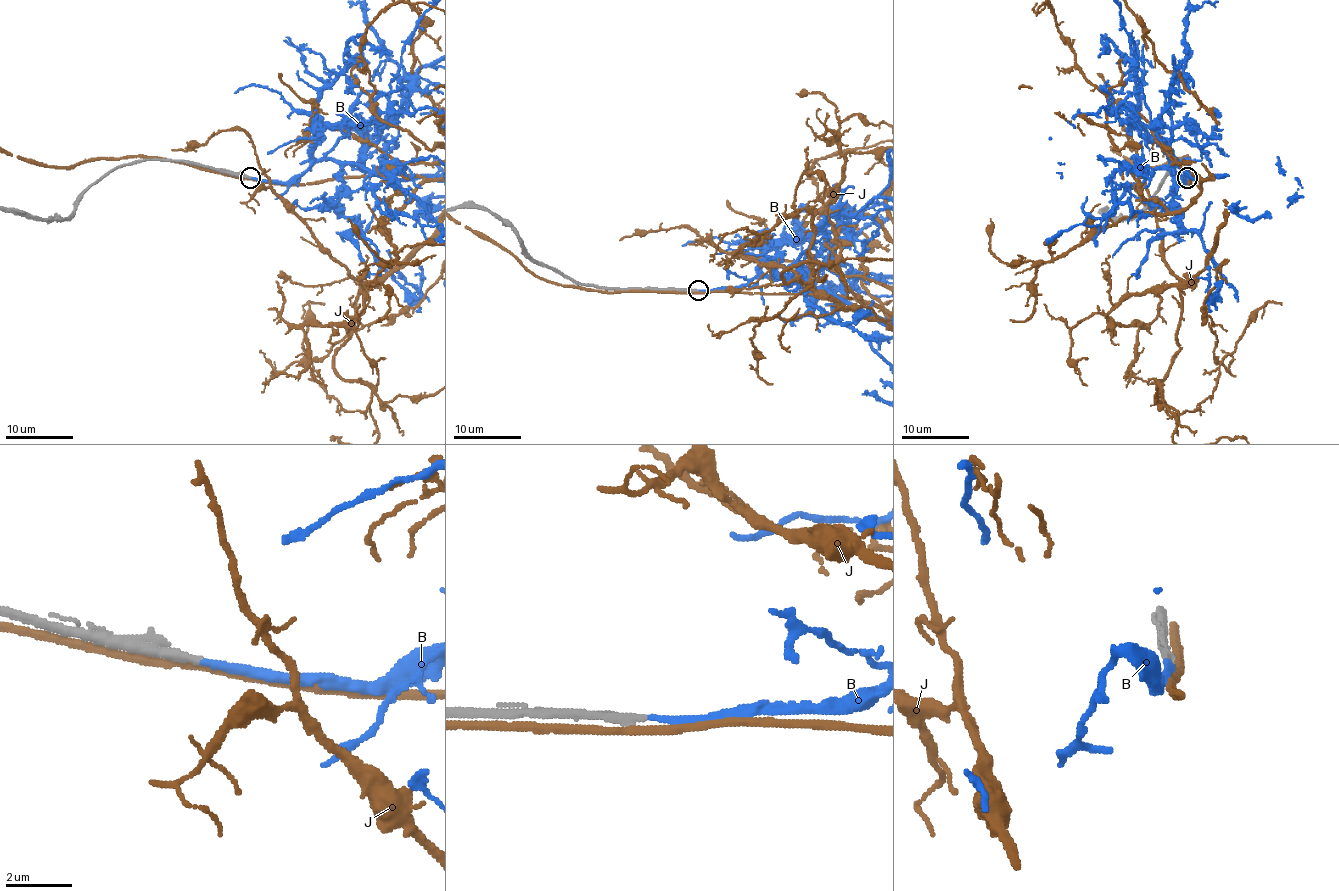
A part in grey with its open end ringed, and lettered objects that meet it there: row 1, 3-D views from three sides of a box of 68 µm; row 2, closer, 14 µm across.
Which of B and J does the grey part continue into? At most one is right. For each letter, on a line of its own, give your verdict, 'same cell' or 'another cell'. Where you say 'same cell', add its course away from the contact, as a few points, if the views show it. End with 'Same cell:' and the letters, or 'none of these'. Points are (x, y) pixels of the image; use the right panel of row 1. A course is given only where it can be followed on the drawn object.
B: same cell
J: another cell
Same cell: B

